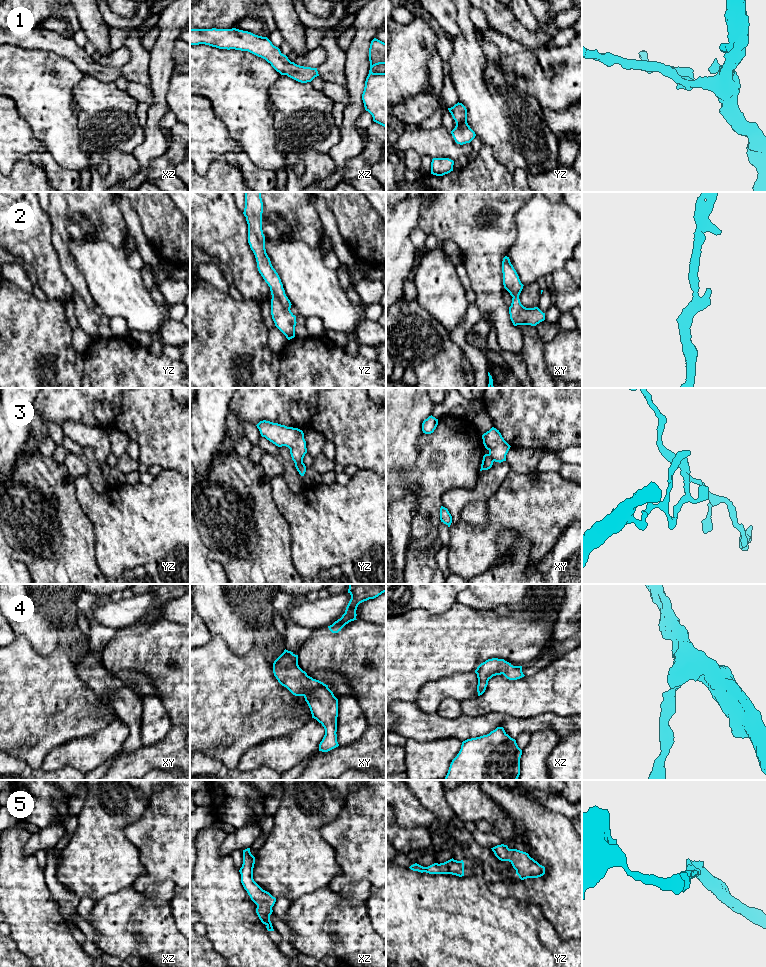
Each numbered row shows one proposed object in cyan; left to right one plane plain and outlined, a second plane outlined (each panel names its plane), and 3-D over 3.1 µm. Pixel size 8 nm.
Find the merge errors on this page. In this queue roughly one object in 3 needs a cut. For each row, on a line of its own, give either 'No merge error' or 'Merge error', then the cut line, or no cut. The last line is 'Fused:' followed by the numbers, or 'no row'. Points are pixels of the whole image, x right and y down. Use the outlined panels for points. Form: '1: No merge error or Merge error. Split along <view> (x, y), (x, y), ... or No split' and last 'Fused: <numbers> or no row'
1: No merge error. No split
2: No merge error. No split
3: Merge error. Split along yz (295, 462), (302, 463)
4: No merge error. No split
5: No merge error. No split
Fused: 3

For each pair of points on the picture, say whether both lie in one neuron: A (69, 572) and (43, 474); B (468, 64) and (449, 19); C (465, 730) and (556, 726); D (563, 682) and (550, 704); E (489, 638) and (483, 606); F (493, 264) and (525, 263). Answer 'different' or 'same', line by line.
A: same
B: different
C: same
D: same
E: different
F: different

